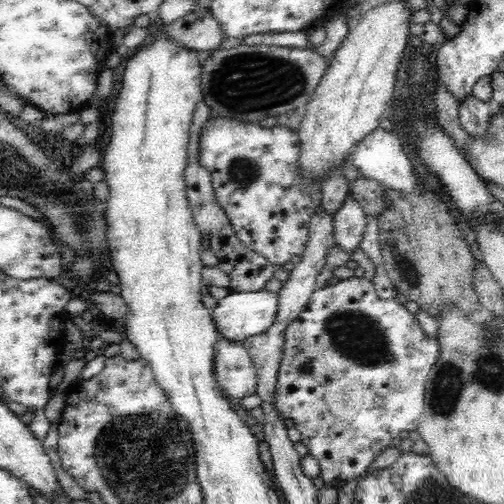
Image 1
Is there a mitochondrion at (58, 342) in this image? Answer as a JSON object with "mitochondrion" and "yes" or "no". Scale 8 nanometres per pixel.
{"mitochondrion":"no"}

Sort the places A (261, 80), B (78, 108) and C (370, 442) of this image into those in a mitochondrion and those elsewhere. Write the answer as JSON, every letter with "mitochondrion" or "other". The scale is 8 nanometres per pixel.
{"A":"mitochondrion","B":"other","C":"other"}

